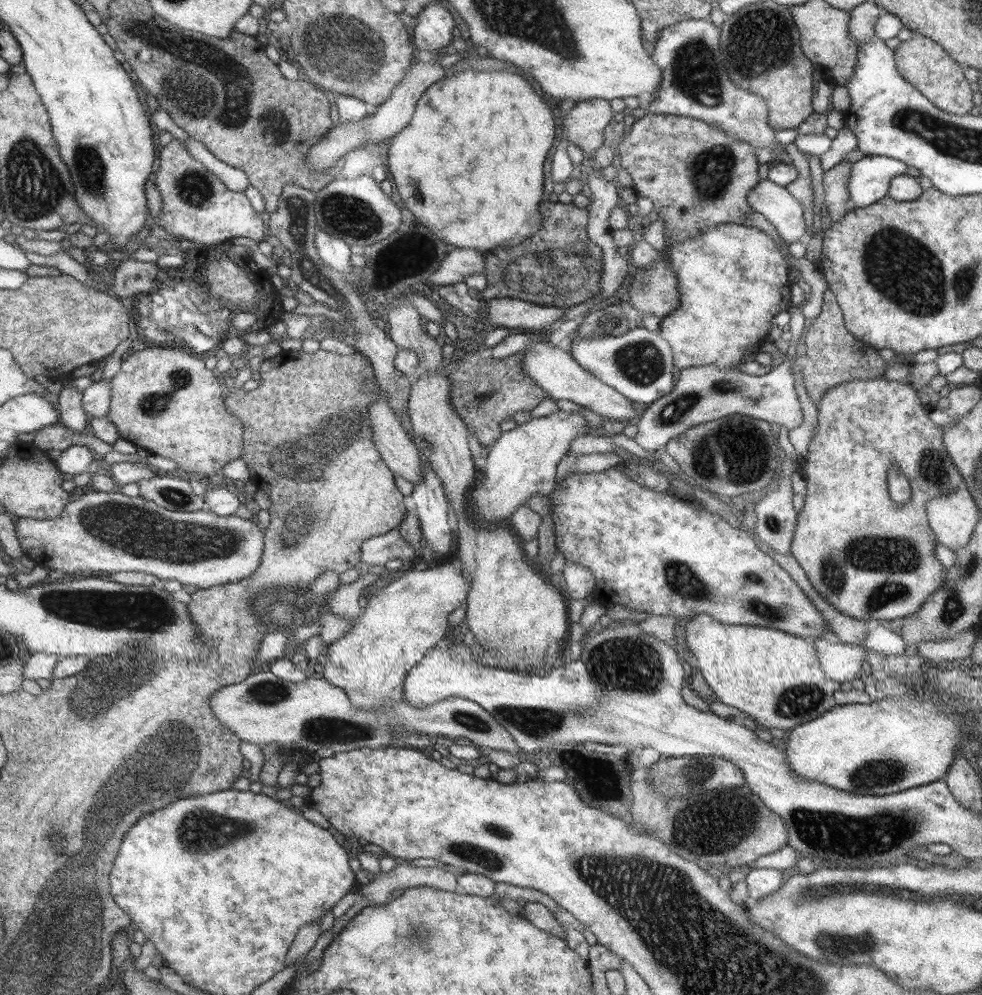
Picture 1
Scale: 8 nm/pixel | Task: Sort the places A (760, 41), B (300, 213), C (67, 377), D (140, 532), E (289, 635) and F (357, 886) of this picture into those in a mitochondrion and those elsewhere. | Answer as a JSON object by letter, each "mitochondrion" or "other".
{"A":"mitochondrion","B":"mitochondrion","C":"other","D":"mitochondrion","E":"other","F":"other"}

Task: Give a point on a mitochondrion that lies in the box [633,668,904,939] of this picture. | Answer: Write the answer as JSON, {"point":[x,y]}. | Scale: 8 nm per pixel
{"point":[699,833]}

